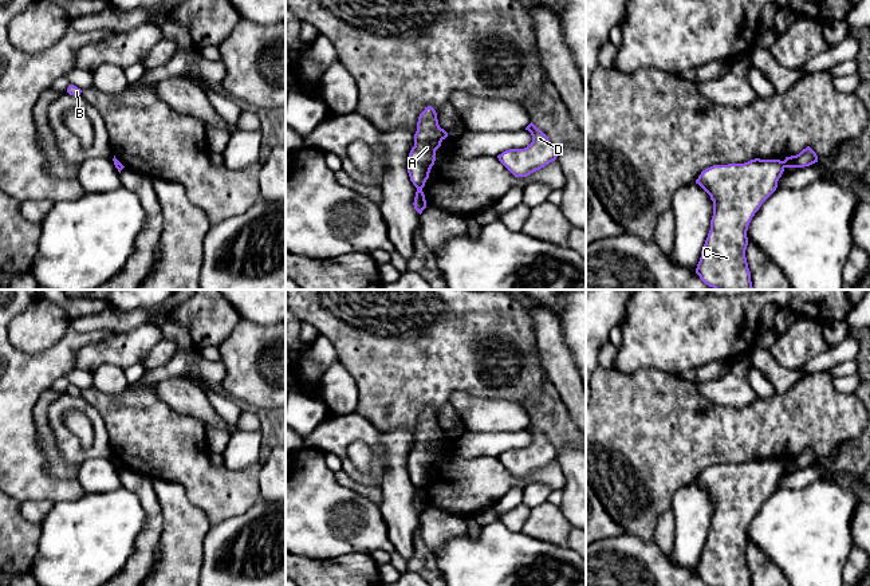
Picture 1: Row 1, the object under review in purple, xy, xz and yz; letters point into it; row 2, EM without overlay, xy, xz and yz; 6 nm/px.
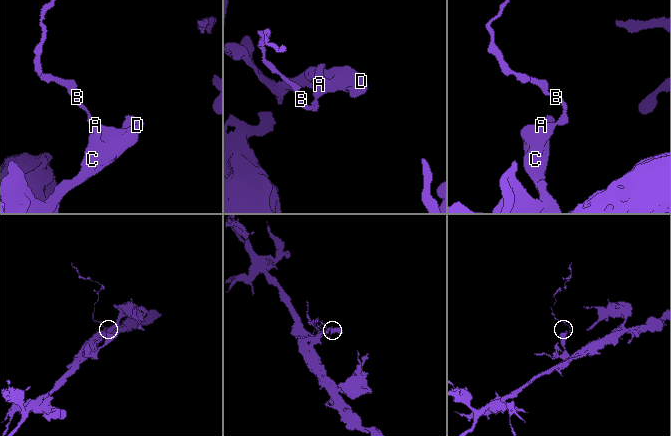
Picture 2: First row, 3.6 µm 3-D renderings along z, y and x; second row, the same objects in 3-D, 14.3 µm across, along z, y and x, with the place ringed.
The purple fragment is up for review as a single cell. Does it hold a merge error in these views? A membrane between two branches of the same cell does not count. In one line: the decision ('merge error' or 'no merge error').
merge error

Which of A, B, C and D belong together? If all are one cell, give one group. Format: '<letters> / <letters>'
A C D / B

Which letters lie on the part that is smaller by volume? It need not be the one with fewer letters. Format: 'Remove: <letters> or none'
Remove: B

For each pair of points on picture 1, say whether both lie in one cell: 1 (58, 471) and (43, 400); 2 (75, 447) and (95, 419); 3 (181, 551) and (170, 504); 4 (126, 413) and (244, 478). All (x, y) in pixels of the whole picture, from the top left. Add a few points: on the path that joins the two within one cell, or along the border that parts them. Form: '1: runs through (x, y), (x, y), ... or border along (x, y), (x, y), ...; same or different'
1: runs through (51, 453), (42, 425), (42, 417); same
2: runs through (87, 451), (98, 443), (98, 431); same
3: runs through (181, 539), (181, 516); same
4: runs through (156, 440), (169, 445), (201, 478), (215, 478); same

